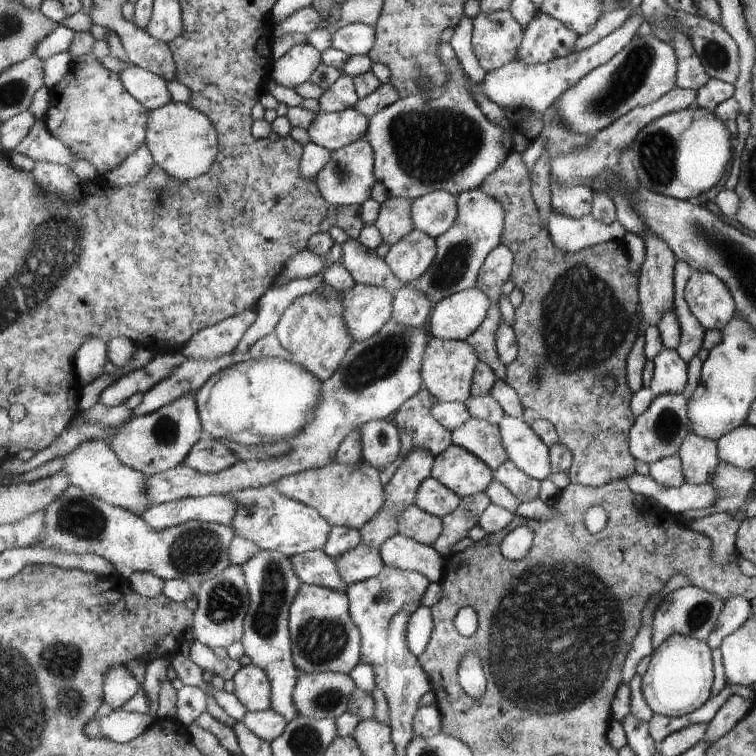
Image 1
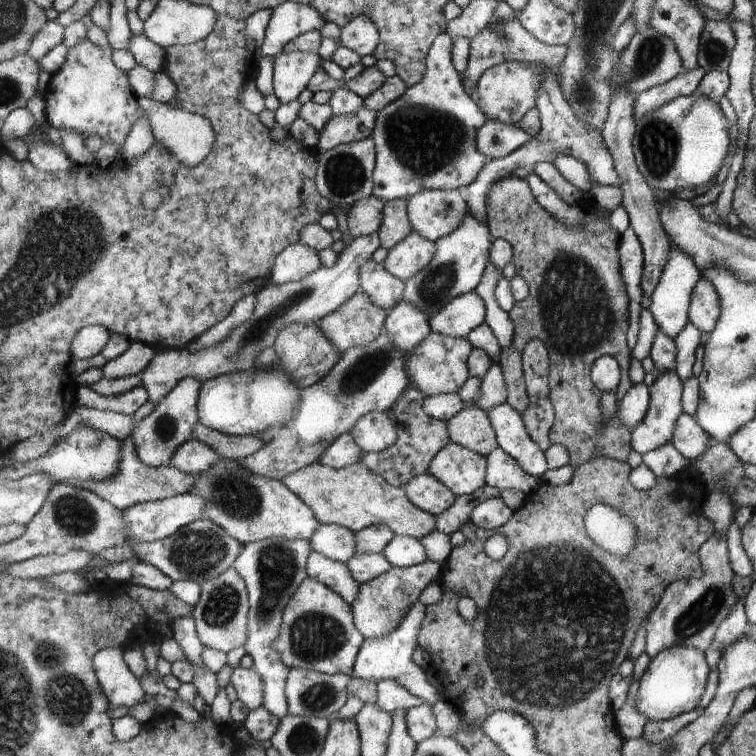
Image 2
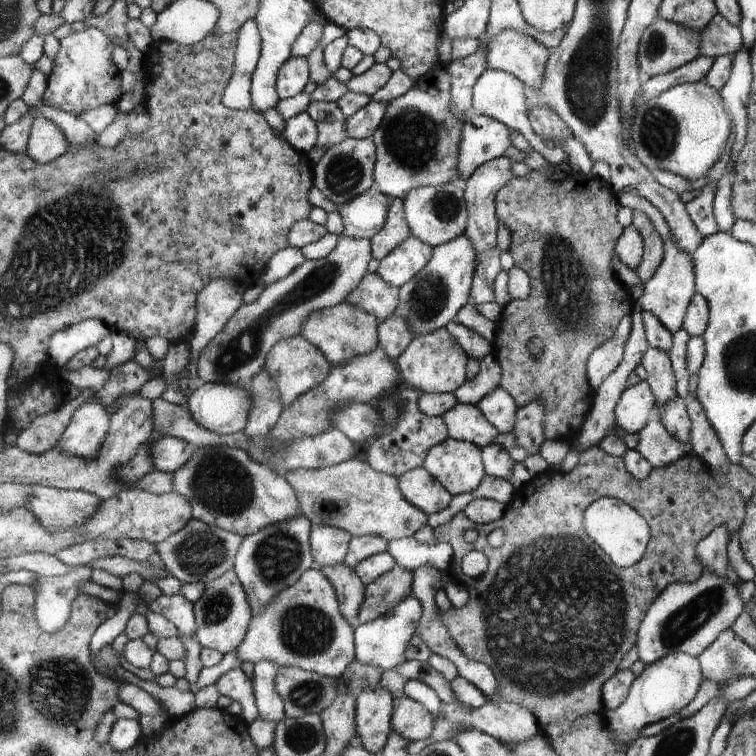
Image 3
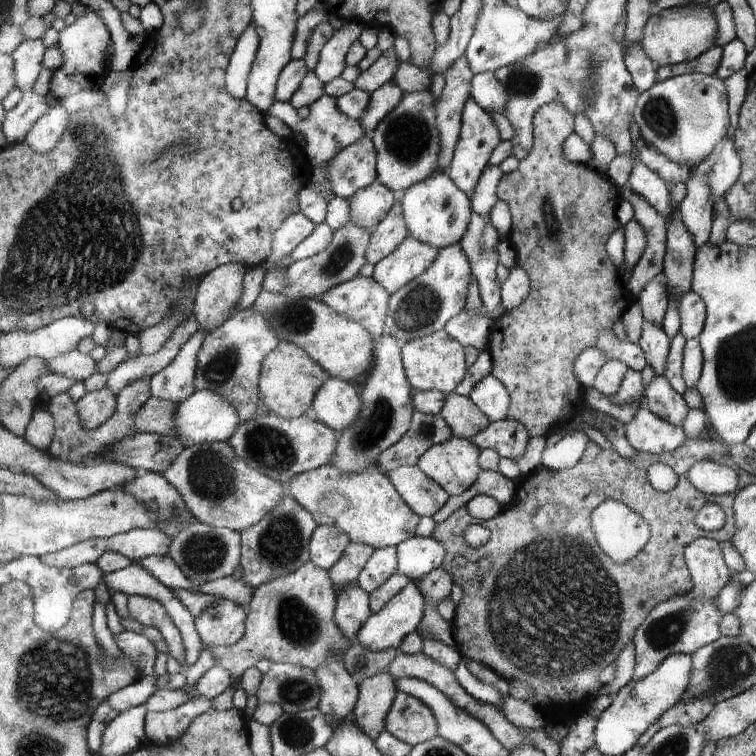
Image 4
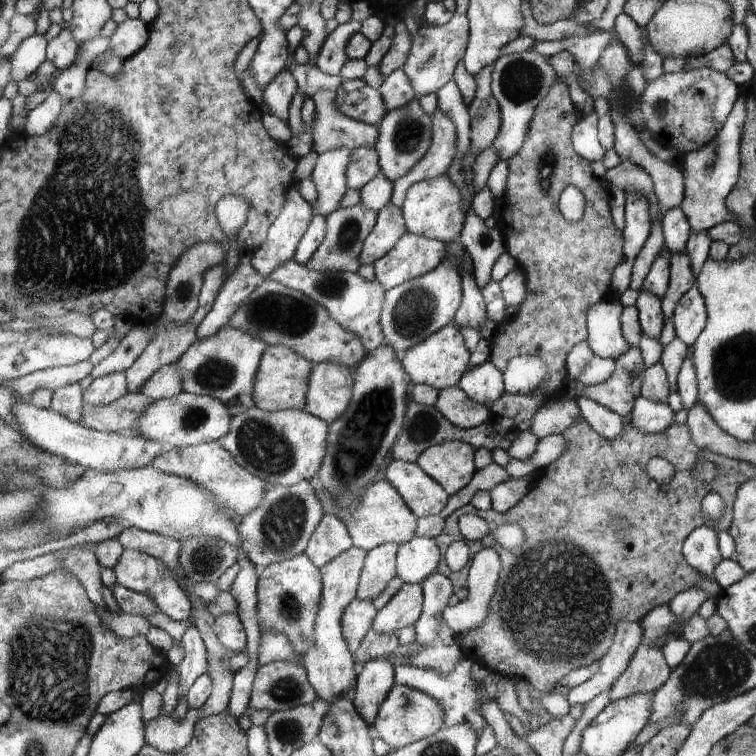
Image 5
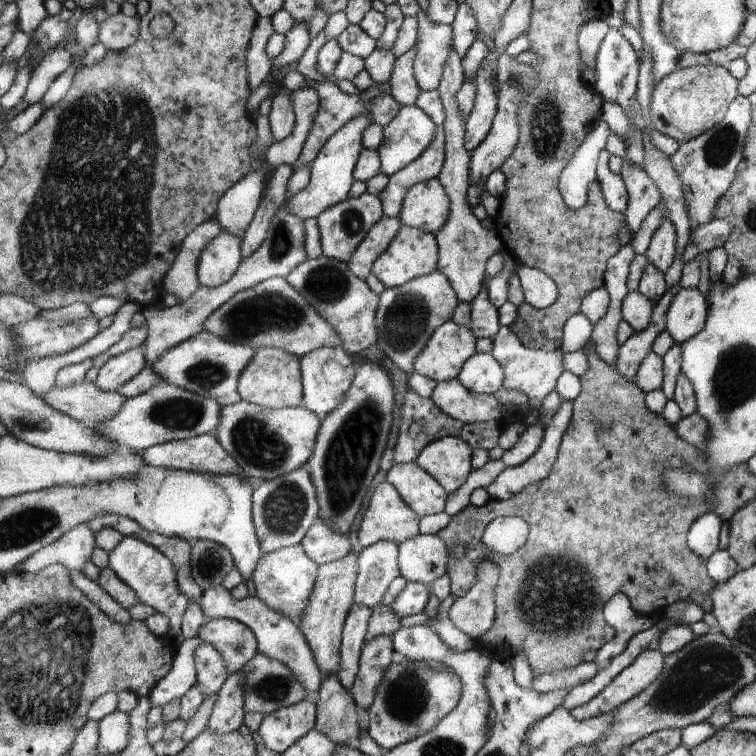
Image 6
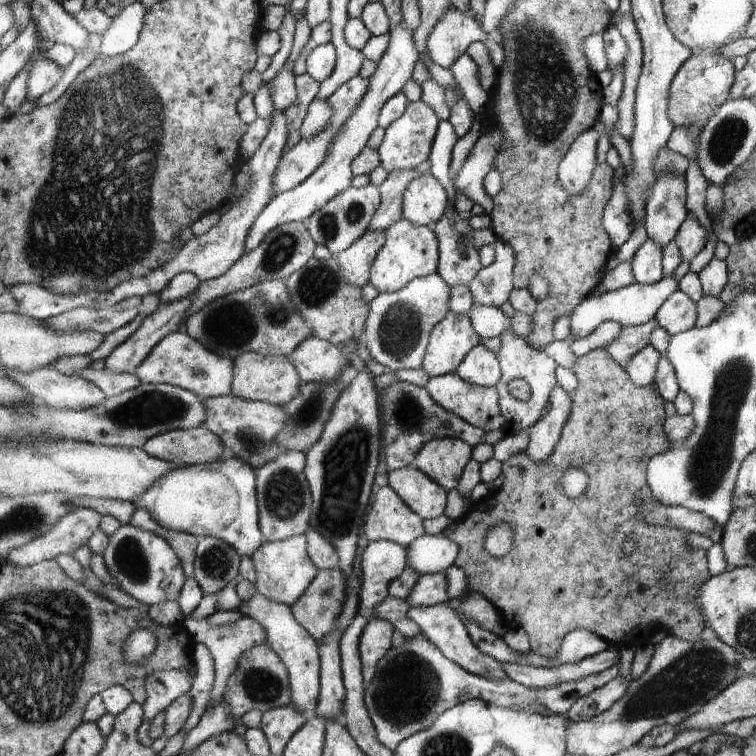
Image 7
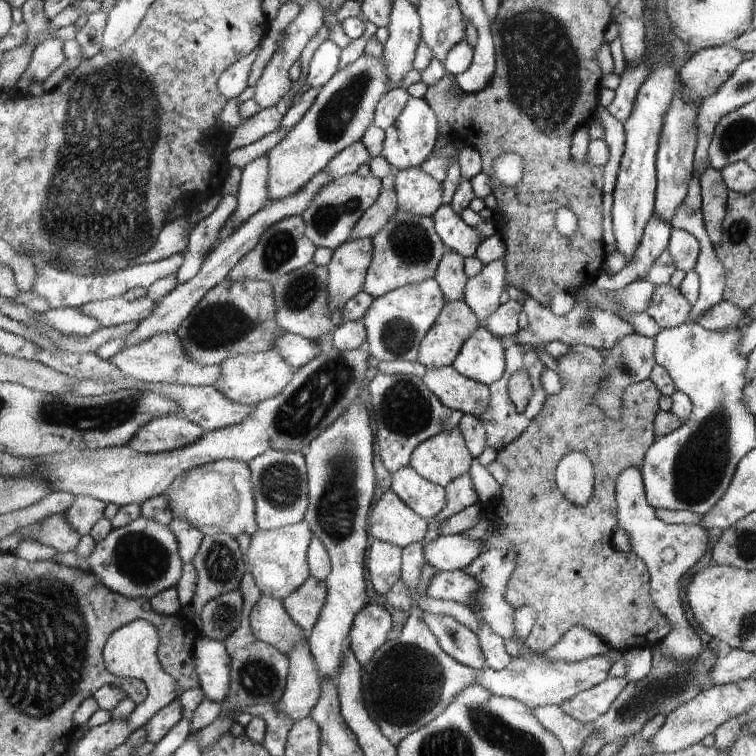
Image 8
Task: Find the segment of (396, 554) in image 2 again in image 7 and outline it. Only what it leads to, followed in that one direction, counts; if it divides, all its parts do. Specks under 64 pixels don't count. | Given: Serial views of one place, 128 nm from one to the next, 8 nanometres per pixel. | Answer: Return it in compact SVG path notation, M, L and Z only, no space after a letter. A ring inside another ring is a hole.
M427 534L409 548L408 562L422 576L445 573L455 566L461 553L461 548L444 534Z

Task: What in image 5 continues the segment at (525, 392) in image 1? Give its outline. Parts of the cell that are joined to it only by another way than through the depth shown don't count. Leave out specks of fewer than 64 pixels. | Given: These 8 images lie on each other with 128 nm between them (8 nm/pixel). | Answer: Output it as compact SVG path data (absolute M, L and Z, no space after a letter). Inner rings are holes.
M566 81L555 82L547 98L539 104L531 122L530 132L521 152L509 159L509 180L505 190L504 207L501 212L499 228L505 236L506 247L509 254L517 260L528 278L527 298L521 304L519 310L506 322L499 323L497 334L491 341L493 350L491 362L505 372L507 364L515 356L531 354L543 358L551 368L551 378L541 384L539 390L531 394L503 393L501 398L493 402L490 409L497 419L511 419L519 431L531 430L531 416L539 410L545 402L551 398L561 396L568 382L565 360L573 346L579 342L588 342L590 332L588 330L587 314L591 306L597 302L613 302L615 300L614 270L624 259L624 232L615 226L614 212L611 210L610 182L603 178L597 178L593 174L590 162L583 158L575 147L575 130L578 129L579 116L577 108L573 104L571 92ZM568 186L576 186L583 192L587 199L586 211L581 222L567 222L560 209L559 199L563 190Z

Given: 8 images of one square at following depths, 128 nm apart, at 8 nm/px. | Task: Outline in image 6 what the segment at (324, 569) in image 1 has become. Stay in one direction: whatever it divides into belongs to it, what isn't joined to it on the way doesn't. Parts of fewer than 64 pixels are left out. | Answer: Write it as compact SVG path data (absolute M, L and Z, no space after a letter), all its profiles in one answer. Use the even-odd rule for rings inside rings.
M355 603L347 616L342 636L342 668L336 675L341 679L343 686L349 690L354 688L359 674L362 650L367 641L373 611L371 608Z

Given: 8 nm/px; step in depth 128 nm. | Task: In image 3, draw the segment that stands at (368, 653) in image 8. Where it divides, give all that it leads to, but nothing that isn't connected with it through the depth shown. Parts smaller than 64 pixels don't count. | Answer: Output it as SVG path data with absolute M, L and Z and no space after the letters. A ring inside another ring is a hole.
M383 688L365 690L356 700L358 736L372 754L381 754L393 732L397 700Z

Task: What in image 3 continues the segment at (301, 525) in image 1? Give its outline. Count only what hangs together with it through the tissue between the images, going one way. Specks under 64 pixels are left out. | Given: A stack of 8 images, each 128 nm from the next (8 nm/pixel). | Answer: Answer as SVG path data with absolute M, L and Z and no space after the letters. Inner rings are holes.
M197 447L186 466L174 473L173 482L174 491L190 500L194 519L243 537L301 513L298 496L284 476L255 463L242 449Z

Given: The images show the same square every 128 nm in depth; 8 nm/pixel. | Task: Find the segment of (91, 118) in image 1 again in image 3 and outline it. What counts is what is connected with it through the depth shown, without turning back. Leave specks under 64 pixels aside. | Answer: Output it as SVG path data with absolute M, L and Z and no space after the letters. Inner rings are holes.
M89 27L84 32L72 32L64 40L61 40L61 49L55 60L55 67L51 75L47 76L46 93L43 96L43 102L52 112L53 108L59 108L67 113L73 113L78 117L79 113L86 113L88 109L95 109L105 104L117 103L122 96L122 72L113 64L113 40L97 30L97 28Z

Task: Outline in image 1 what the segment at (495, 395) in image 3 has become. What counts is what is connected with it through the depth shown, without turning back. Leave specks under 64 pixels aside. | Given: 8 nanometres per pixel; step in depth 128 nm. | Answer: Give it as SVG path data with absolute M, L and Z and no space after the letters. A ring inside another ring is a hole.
M505 415L498 424L510 459L529 476L544 481L551 476L550 447L523 419Z

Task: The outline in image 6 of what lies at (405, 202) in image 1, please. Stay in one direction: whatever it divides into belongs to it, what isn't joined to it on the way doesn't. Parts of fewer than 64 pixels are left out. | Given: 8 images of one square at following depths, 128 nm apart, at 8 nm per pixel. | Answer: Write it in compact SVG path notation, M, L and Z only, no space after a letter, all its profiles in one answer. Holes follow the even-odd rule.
M383 216L378 224L370 230L365 241L355 250L348 265L359 278L366 280L370 277L374 264L390 249L391 242L403 228L402 218Z

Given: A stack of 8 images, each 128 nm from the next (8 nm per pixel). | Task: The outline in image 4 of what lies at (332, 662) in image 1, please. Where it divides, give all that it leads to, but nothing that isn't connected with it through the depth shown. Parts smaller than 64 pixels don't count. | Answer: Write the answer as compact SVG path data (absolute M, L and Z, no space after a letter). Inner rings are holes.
M309 561L293 574L281 576L257 588L245 620L245 636L241 641L228 647L206 646L211 648L217 665L229 670L237 682L247 668L265 659L316 671L321 666L327 666L335 654L344 656L352 645L335 622L337 604L338 592L331 582L330 572Z

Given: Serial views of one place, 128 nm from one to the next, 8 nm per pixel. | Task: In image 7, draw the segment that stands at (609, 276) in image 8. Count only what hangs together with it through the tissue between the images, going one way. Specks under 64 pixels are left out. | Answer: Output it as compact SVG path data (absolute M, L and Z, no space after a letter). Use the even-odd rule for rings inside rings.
M648 237L641 245L632 262L636 282L653 285L664 278L664 247Z

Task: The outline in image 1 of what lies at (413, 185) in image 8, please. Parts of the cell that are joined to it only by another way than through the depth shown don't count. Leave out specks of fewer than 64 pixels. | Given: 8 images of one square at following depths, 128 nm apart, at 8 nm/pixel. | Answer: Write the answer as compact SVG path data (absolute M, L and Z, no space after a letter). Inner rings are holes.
M433 191L414 200L414 225L433 238L438 239L451 230L458 216L458 196L449 191Z

